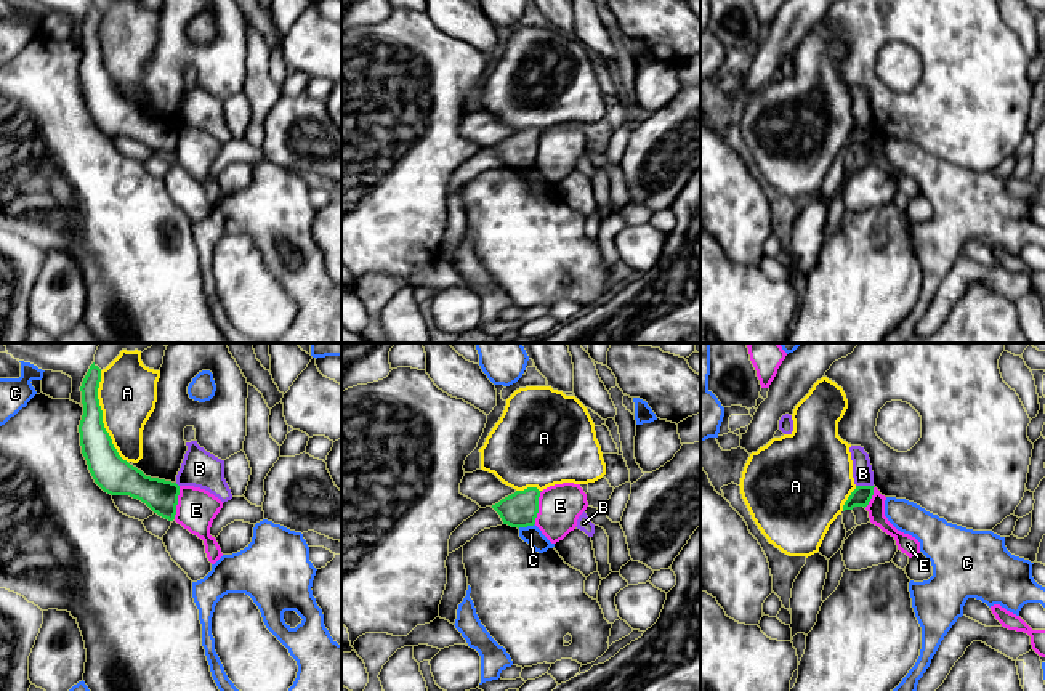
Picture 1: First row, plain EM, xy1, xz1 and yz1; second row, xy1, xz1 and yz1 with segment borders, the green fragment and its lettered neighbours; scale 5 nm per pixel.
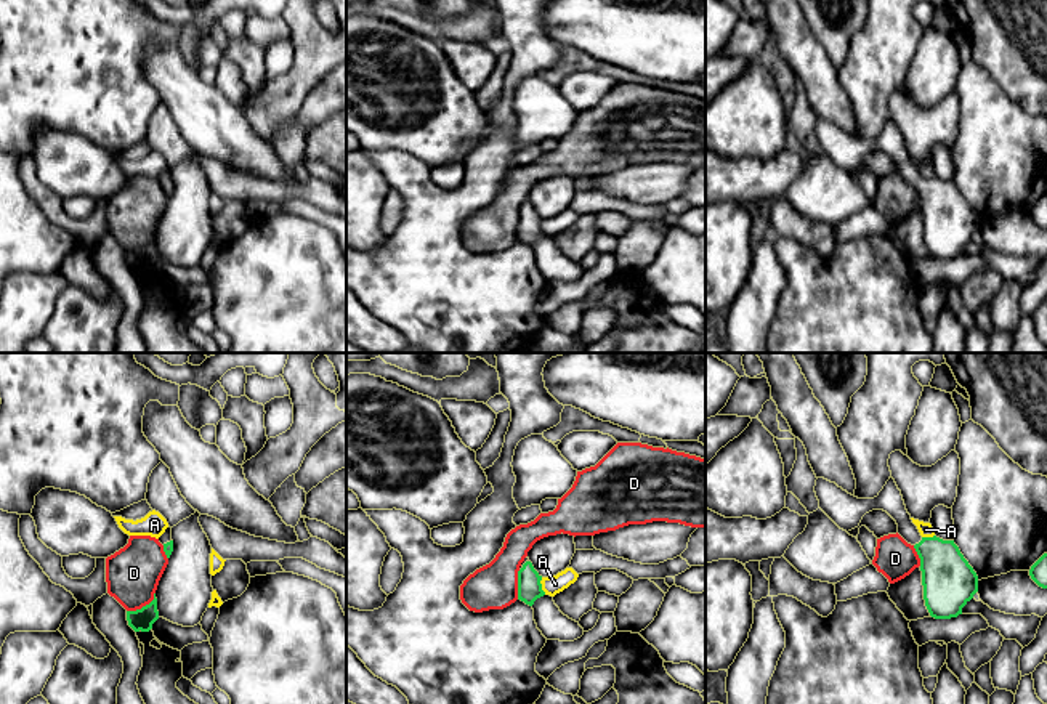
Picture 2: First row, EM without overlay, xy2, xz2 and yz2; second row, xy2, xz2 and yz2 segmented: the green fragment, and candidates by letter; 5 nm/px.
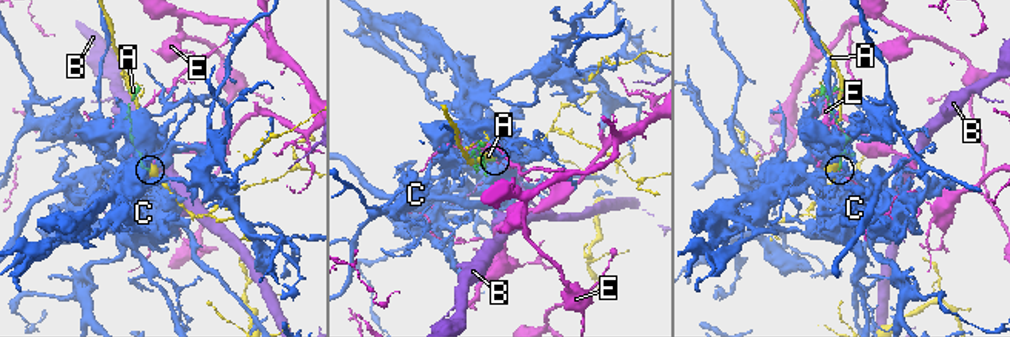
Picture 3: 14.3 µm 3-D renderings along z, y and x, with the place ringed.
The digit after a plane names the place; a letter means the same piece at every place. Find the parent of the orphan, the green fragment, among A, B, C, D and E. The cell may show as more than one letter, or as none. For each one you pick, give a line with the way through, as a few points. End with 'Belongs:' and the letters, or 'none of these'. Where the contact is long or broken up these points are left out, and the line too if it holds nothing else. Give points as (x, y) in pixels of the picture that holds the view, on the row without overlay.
Belongs: none of these

